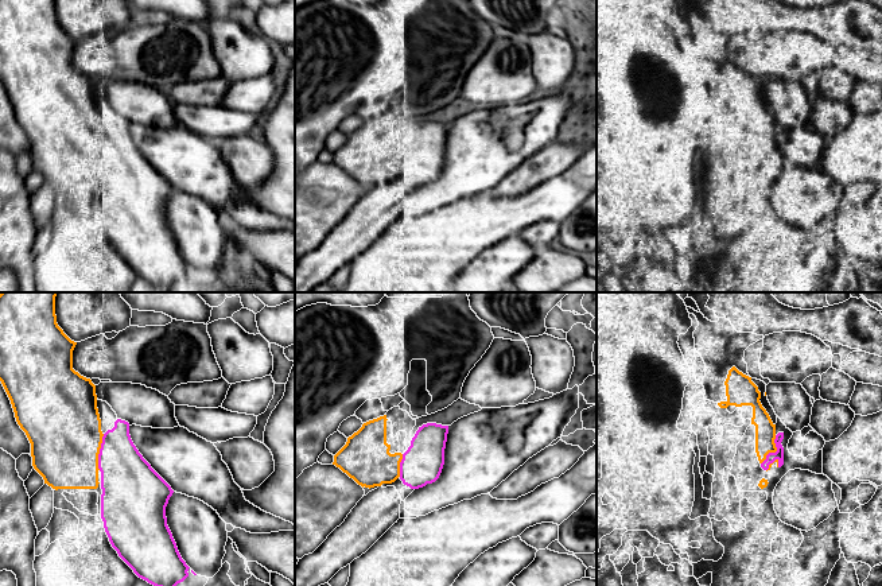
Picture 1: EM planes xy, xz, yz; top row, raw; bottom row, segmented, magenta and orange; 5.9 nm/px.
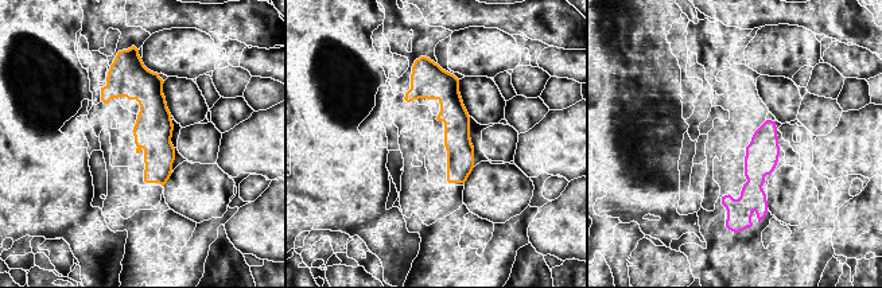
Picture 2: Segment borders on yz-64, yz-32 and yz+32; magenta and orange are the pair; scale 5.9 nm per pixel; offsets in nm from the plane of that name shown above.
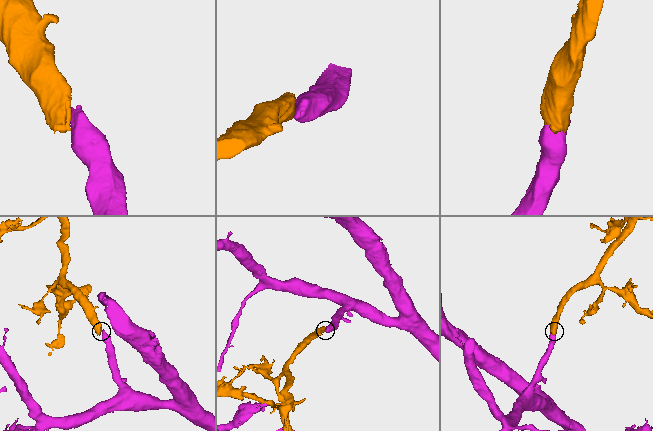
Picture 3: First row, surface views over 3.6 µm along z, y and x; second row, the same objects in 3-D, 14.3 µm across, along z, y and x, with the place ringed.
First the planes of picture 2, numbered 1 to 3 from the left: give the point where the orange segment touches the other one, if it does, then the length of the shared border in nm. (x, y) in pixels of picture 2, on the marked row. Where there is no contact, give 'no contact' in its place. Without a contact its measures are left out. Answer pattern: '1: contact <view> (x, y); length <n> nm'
1: no contact
2: no contact
3: no contact

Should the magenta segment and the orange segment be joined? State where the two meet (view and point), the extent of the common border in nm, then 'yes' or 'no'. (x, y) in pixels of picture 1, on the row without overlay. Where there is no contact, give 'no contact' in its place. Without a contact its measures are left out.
xy (100, 150) | 220 nm | yes

